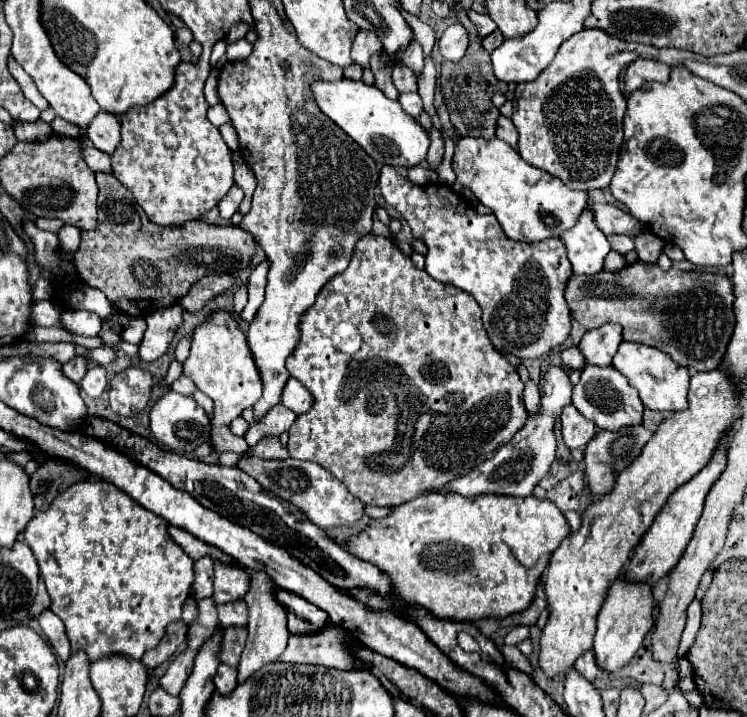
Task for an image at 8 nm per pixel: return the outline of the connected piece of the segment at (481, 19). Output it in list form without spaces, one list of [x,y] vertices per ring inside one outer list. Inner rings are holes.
[[[469,10],[469,12],[467,12],[467,16],[469,16],[469,20],[477,26],[477,32],[479,32],[479,36],[481,36],[481,38],[485,38],[485,36],[487,36],[487,34],[491,34],[493,30],[497,30],[495,22],[493,22],[487,14],[477,14],[475,10]]]

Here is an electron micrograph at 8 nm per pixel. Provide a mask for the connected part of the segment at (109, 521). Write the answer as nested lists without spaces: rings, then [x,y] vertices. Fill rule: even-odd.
[[[105,480],[69,486],[47,510],[35,512],[23,538],[39,562],[41,578],[51,596],[51,610],[65,624],[71,652],[83,650],[91,662],[105,654],[125,654],[139,660],[159,644],[167,624],[181,620],[181,606],[193,584],[193,560],[169,536],[167,528],[169,524],[163,518],[143,510],[123,490]]]

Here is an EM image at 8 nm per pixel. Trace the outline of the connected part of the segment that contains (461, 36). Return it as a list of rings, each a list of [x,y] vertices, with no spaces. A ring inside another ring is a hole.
[[[453,24],[449,26],[441,40],[439,40],[439,52],[445,60],[451,60],[451,62],[457,62],[459,58],[463,58],[465,50],[469,46],[469,34],[465,30],[463,24]]]

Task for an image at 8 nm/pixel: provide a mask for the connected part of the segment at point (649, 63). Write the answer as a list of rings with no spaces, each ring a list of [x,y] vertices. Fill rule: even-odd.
[[[639,58],[635,62],[629,64],[627,72],[625,72],[625,84],[627,84],[627,92],[633,92],[637,88],[641,88],[645,82],[667,82],[669,78],[669,66],[657,60],[647,60],[647,58]]]

